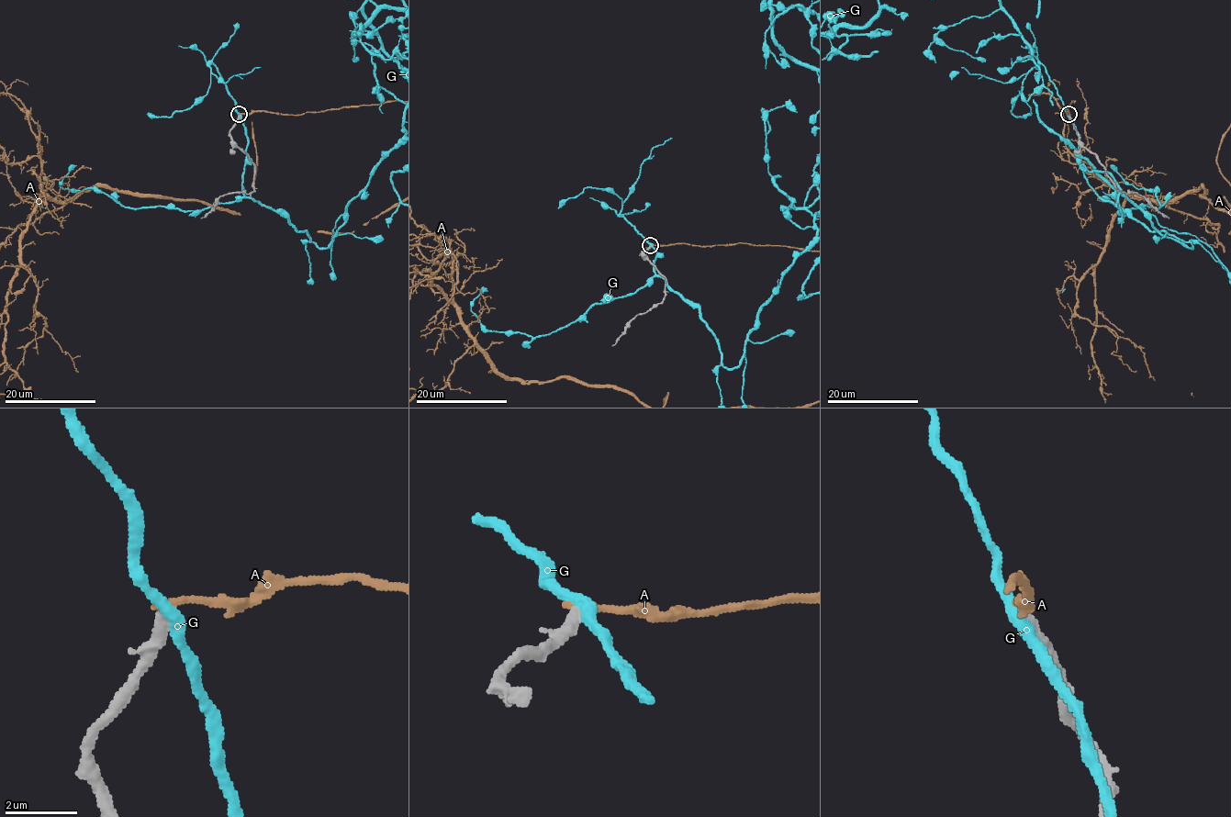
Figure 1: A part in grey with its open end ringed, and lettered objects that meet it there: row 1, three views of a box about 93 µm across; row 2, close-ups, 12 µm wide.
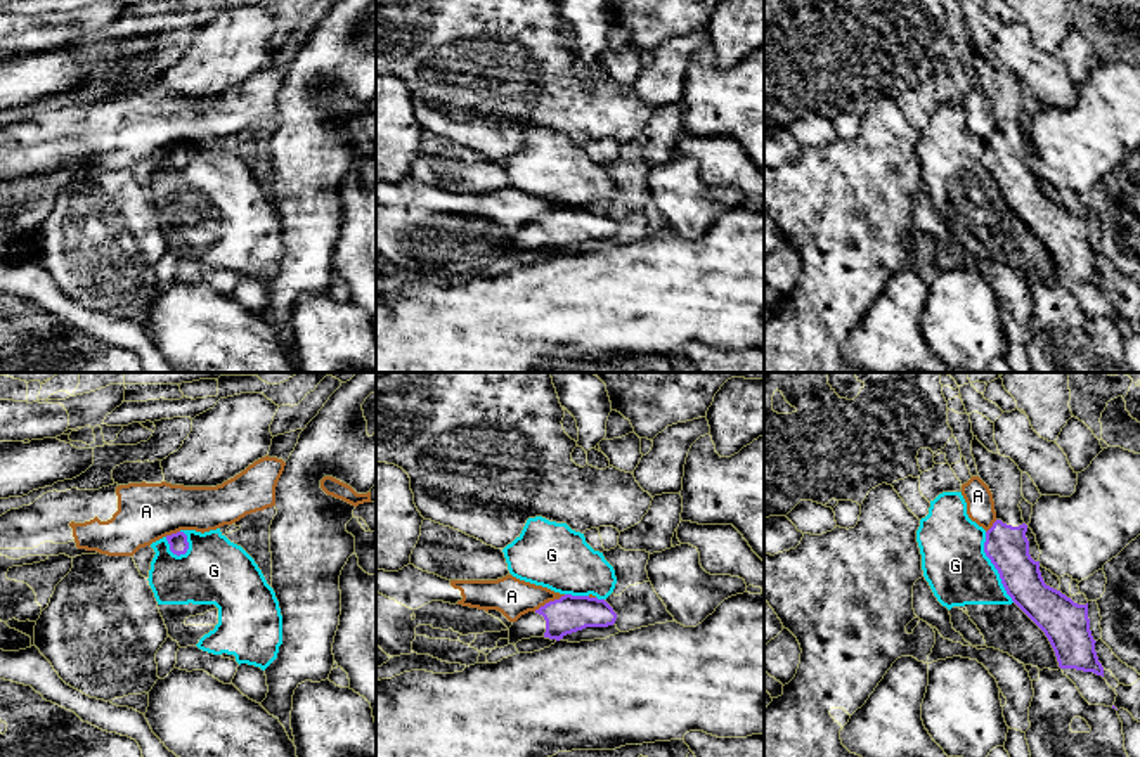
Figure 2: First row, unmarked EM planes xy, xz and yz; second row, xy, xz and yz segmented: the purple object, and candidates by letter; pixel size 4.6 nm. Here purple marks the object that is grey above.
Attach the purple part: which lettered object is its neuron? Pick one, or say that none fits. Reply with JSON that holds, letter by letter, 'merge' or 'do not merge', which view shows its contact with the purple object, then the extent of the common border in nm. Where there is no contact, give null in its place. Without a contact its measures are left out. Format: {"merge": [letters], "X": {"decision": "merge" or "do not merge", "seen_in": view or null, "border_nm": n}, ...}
{"merge": [], "A": {"decision": "do not merge", "seen_in": "xz", "border_nm": 170}, "G": {"decision": "do not merge", "seen_in": "yz", "border_nm": 360}}

